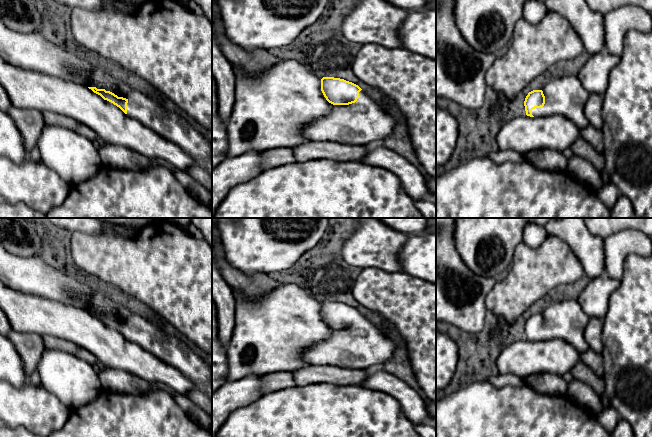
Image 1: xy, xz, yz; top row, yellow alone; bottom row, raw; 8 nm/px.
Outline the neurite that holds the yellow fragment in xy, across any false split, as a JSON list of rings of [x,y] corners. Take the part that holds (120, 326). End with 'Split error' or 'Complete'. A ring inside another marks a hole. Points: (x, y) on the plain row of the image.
[[[0,245],[0,282],[14,291],[41,296],[88,311],[104,324],[119,331],[129,341],[138,344],[163,362],[180,370],[212,399],[212,366],[203,361],[184,342],[174,335],[168,335],[160,326],[150,323],[143,316],[116,303],[106,294],[93,290],[80,280],[52,267],[39,256],[19,257]]]. Split error

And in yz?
[[[567,299],[551,304],[542,314],[529,316],[524,330],[527,340],[563,340],[581,354],[588,349],[585,341],[588,321],[579,301]]]. Split error

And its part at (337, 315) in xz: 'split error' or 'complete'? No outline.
split error

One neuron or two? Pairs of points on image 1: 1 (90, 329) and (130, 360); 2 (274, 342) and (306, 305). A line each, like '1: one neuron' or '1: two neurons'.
1: one neuron
2: one neuron

